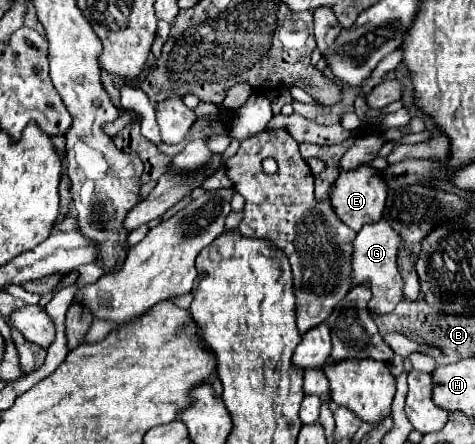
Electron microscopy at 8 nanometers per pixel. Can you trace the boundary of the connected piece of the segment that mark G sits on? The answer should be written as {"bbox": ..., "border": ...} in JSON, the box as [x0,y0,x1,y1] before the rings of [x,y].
{"bbox":[352,220,404,314],"border":[[[380,220],[376,224],[364,226],[356,240],[354,240],[354,260],[352,260],[352,272],[354,272],[354,286],[356,284],[368,284],[372,290],[370,310],[374,314],[388,314],[394,310],[394,306],[404,298],[404,280],[398,268],[398,252],[402,248],[402,236],[388,226],[386,220]]]}

